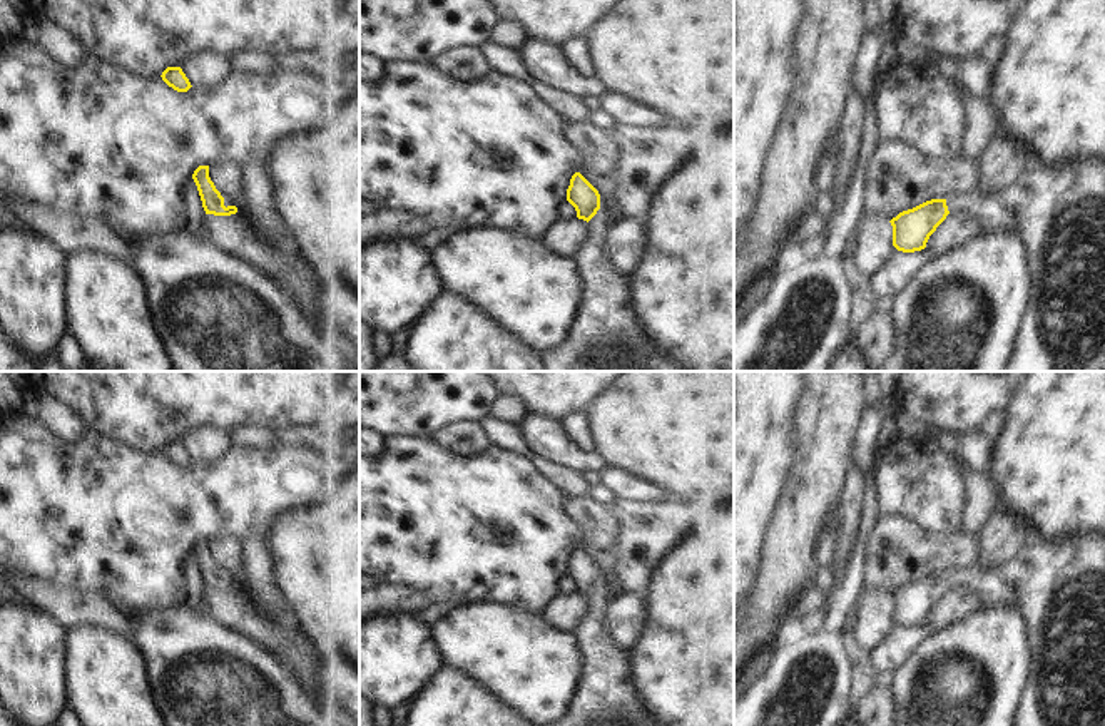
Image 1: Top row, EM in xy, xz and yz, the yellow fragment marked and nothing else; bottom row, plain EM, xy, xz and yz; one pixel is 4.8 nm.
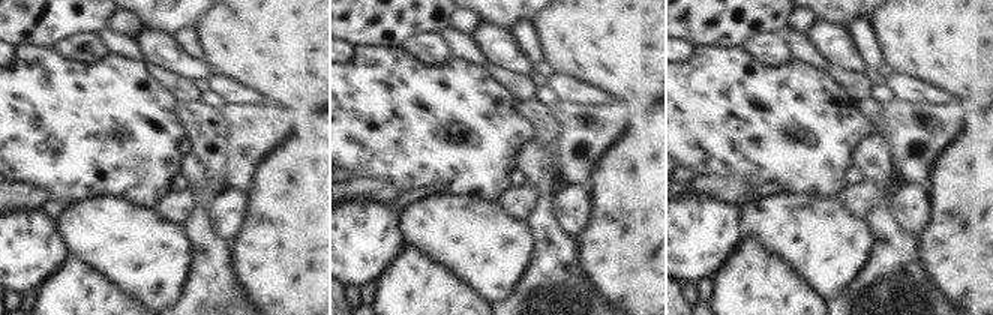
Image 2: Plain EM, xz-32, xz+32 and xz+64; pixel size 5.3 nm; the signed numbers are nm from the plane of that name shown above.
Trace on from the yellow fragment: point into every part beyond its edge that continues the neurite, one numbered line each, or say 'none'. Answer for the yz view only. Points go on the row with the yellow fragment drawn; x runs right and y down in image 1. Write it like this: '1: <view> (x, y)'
1: yz (1059, 213)

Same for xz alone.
1: xz (604, 335)

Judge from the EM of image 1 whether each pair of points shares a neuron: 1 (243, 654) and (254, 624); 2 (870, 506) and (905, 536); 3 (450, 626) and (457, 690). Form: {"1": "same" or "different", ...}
{"1": "different", "2": "different", "3": "different"}

